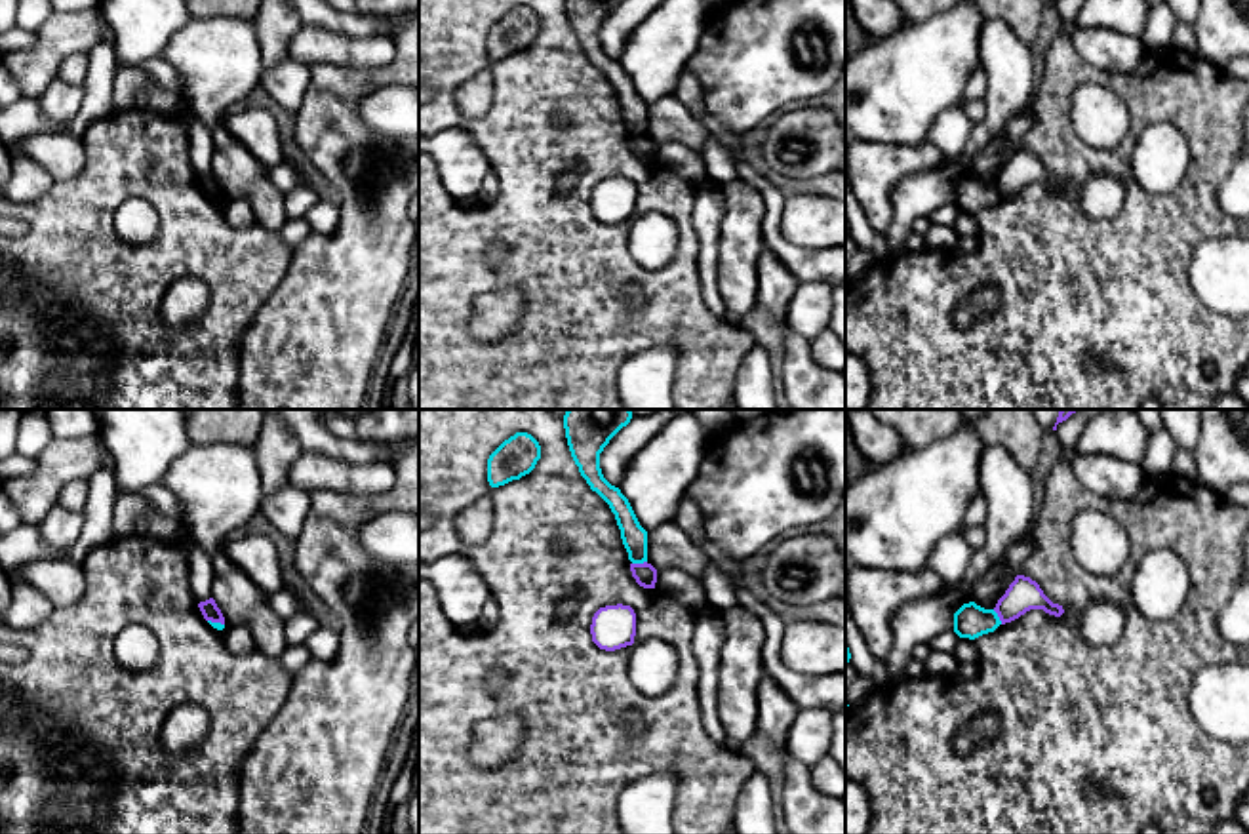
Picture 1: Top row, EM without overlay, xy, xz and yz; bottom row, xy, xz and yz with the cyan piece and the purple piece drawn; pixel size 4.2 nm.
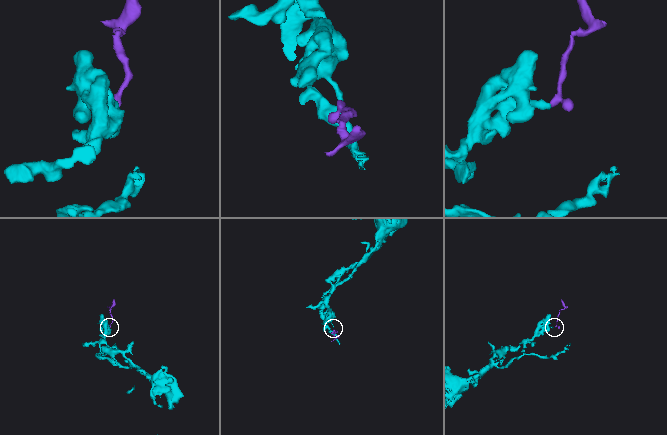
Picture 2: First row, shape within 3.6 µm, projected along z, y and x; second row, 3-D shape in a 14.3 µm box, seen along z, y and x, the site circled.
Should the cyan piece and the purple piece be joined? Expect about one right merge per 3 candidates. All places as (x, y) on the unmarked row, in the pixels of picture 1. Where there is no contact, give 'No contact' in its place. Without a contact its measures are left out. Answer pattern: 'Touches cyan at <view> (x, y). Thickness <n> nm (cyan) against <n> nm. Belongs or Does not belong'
Touches cyan at xz (638, 136). Thickness 110 nm (cyan) against 100 nm. Does not belong

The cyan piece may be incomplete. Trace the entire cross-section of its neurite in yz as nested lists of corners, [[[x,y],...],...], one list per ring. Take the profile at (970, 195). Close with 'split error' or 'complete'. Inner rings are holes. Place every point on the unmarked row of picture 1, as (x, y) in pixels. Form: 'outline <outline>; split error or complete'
outline [[[975,175],[963,177],[954,187],[954,206],[960,211],[975,213],[982,208],[994,206],[1001,198],[994,183],[984,183]]]; complete

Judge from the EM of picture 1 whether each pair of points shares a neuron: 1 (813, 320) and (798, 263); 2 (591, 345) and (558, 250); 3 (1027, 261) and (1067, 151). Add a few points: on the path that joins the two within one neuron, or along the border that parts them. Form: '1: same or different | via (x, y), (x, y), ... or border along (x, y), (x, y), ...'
1: different | border along (825, 282), (800, 284)
2: same | via (581, 322), (574, 315), (572, 273)
3: same | via (1040, 235), (1069, 195), (1069, 178)

